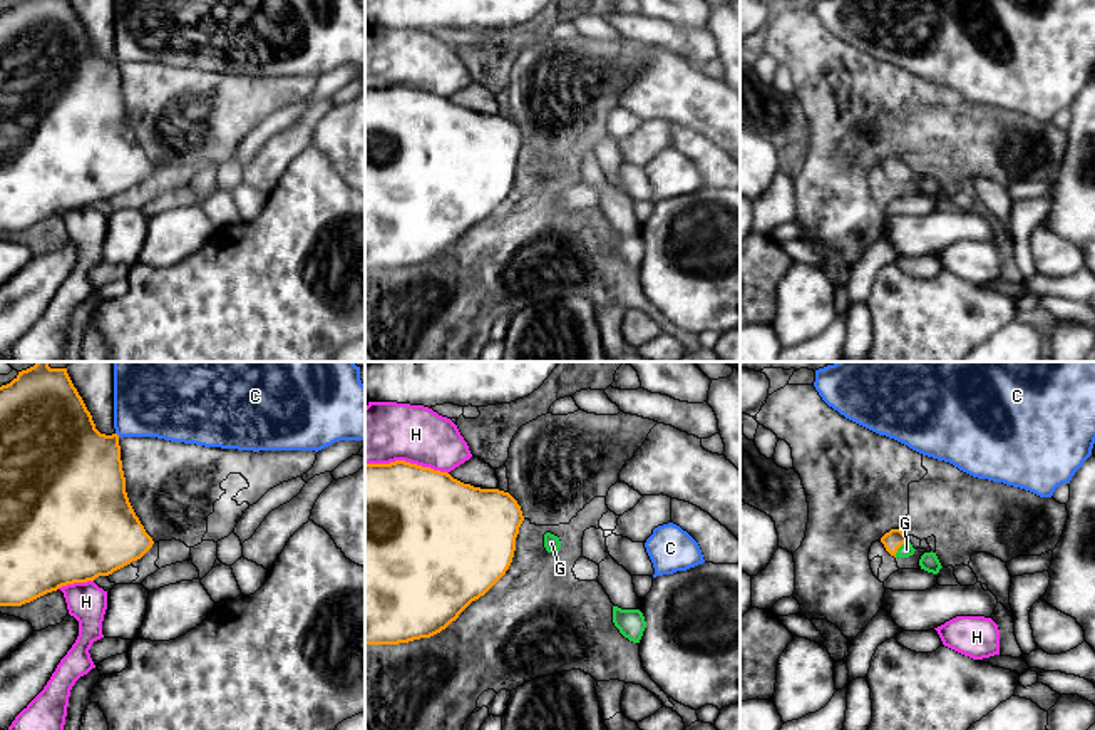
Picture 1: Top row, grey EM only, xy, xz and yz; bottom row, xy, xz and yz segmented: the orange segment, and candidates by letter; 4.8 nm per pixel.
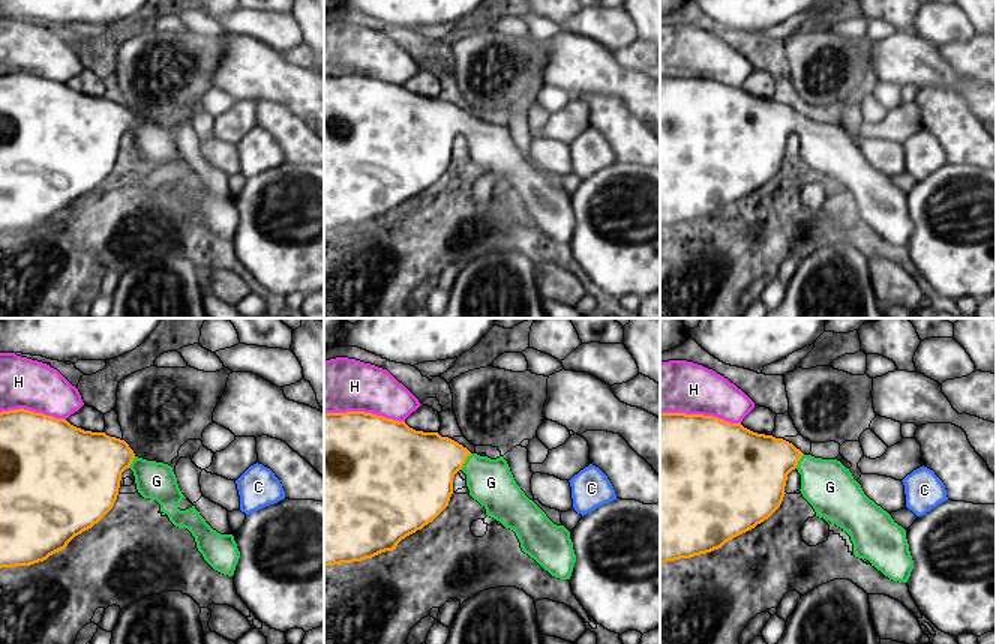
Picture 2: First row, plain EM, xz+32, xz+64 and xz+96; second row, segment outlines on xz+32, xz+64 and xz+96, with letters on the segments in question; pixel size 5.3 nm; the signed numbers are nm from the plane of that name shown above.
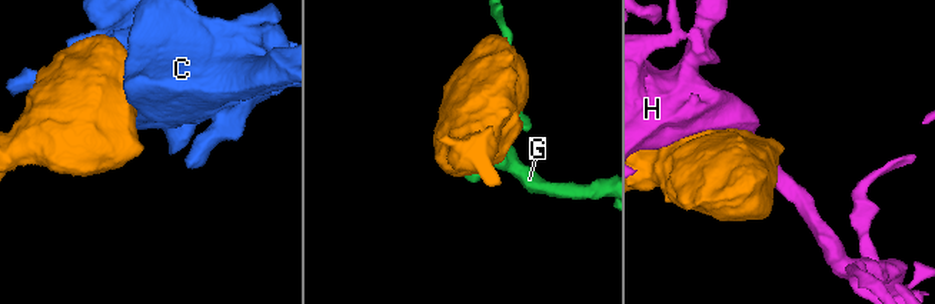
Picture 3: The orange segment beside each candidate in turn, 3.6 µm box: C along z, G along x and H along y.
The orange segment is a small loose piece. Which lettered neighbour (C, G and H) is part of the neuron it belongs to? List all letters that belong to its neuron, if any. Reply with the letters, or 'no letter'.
G

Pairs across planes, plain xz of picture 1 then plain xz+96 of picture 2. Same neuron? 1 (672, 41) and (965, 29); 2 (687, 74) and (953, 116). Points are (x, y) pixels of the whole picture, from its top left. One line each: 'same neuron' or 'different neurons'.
1: same neuron
2: different neurons

